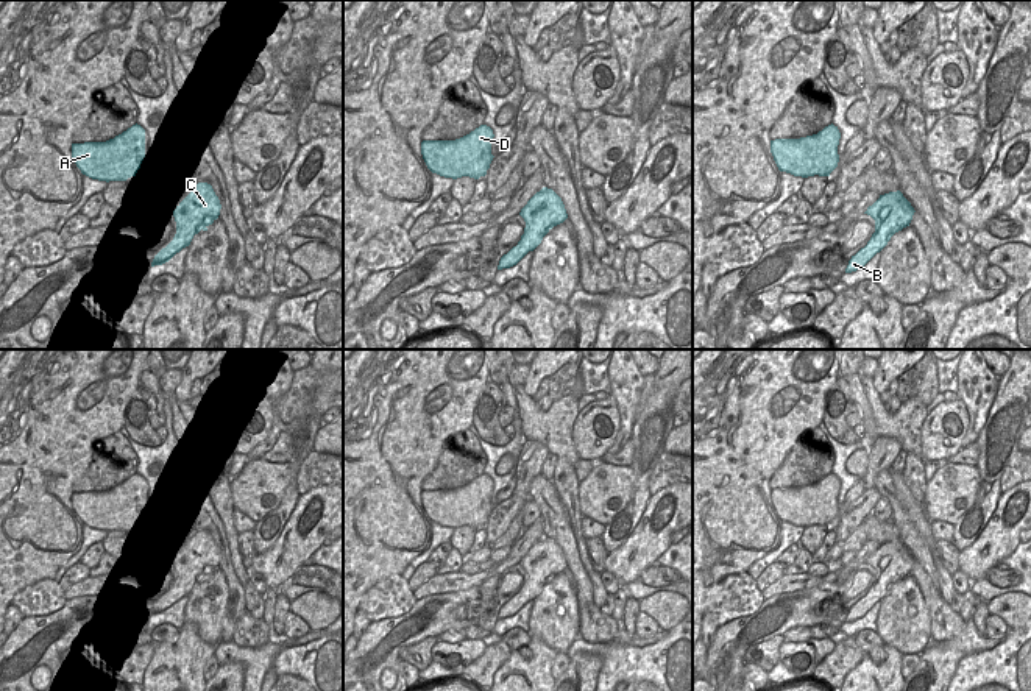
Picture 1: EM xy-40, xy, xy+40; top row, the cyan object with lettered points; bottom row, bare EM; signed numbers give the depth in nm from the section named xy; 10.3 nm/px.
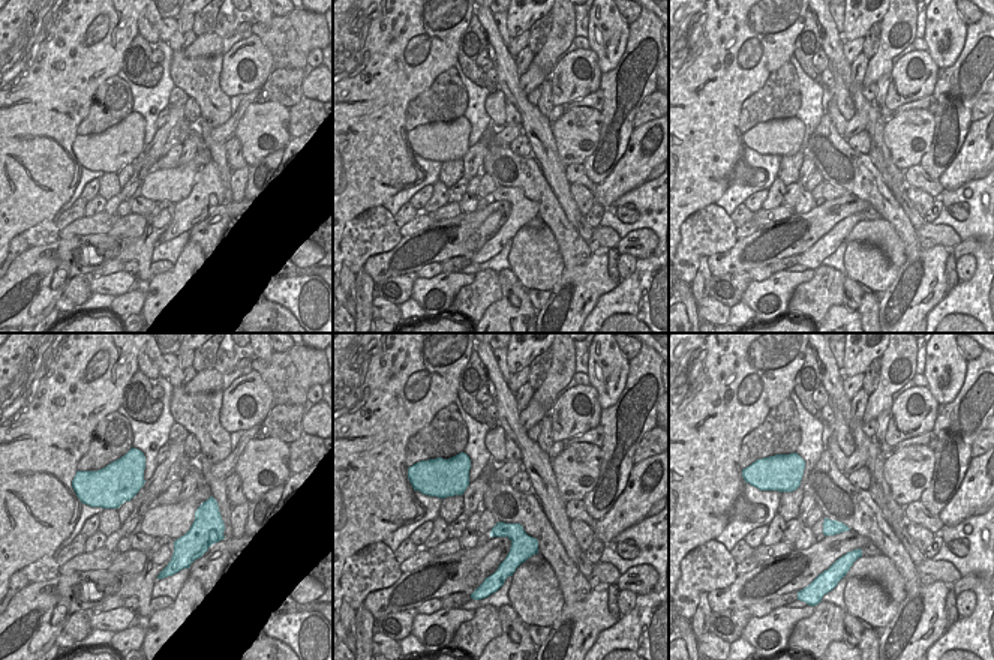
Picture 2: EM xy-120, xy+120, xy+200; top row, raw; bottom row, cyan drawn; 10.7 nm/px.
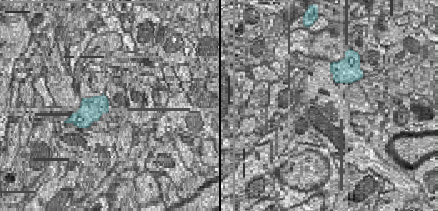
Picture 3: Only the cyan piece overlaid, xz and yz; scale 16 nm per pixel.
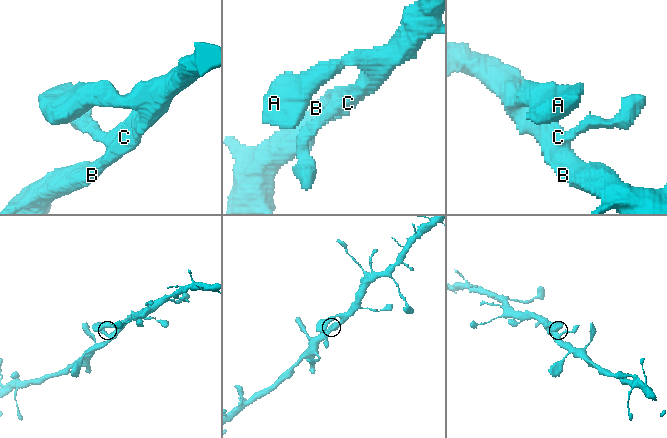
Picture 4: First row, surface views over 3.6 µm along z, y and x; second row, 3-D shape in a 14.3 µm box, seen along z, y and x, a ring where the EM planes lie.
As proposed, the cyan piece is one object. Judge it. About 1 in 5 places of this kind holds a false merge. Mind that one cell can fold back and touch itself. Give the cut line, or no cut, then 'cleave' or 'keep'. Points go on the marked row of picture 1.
no cut; keep

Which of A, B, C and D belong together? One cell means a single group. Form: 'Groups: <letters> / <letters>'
Groups: A B C D

